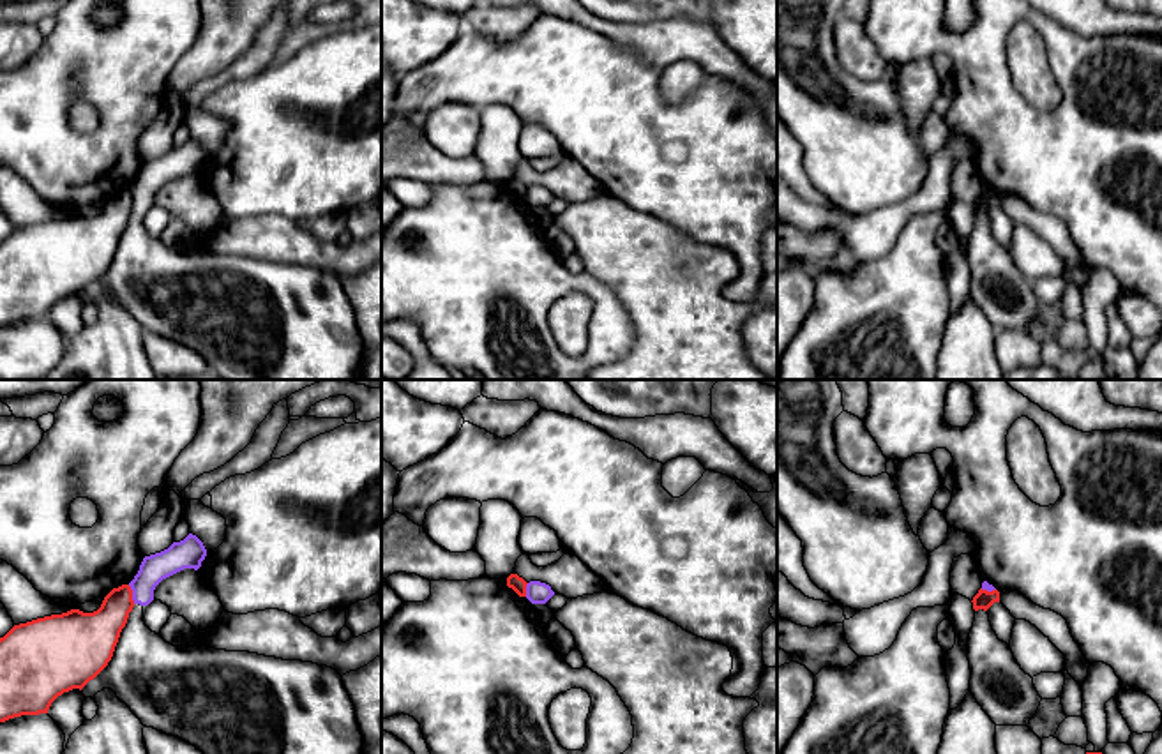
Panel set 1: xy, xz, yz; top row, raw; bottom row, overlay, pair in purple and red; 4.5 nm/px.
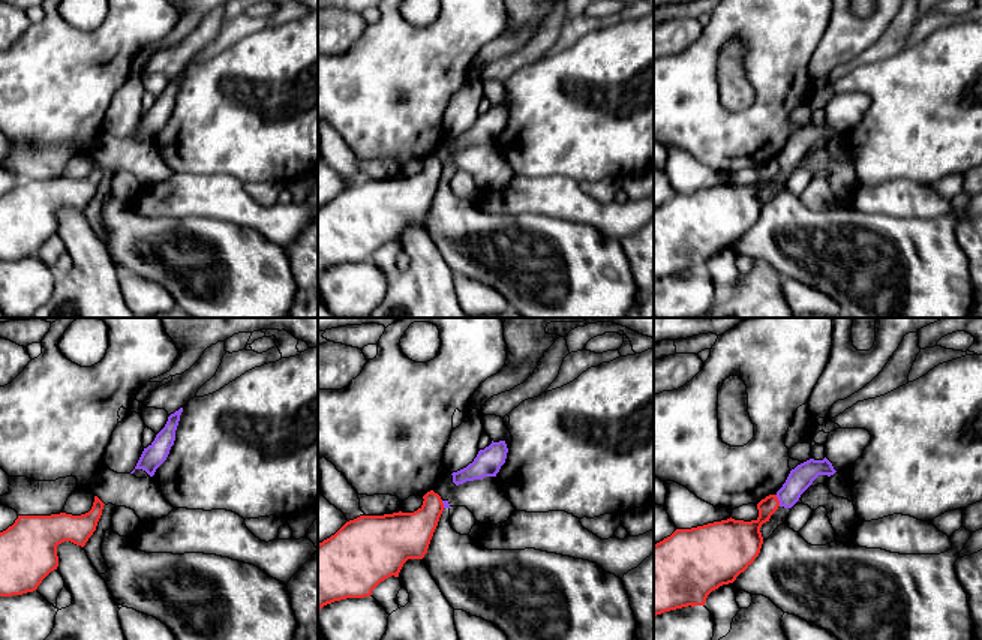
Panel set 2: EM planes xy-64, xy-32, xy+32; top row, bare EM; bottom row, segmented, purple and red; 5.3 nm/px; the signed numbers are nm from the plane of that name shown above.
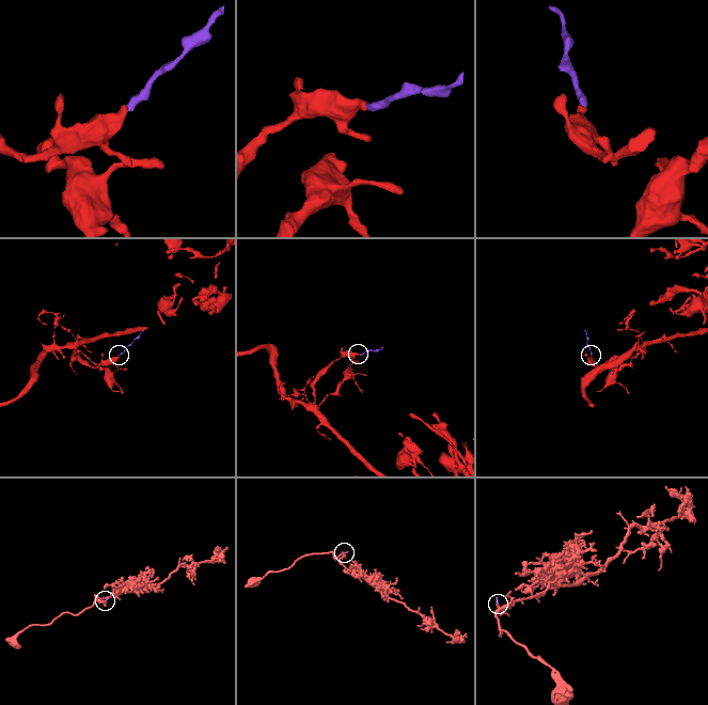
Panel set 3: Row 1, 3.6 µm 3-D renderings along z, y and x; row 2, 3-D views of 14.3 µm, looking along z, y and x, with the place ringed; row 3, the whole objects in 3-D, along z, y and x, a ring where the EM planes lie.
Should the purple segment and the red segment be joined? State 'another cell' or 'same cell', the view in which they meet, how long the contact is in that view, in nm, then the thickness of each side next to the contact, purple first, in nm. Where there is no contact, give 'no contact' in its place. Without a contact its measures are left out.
another cell | xy | 90 nm | 130/200 nm

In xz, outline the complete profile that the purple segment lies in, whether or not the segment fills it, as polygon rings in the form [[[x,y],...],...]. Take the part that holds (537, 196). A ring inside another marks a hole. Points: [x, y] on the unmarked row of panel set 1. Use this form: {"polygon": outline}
{"polygon": [[[530,185],[526,189],[526,203],[532,208],[546,208],[551,201],[555,200],[555,196],[551,194],[549,189],[540,187],[540,185]]]}

